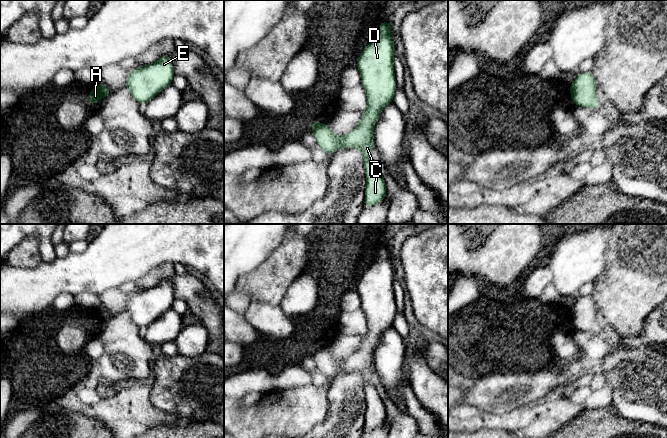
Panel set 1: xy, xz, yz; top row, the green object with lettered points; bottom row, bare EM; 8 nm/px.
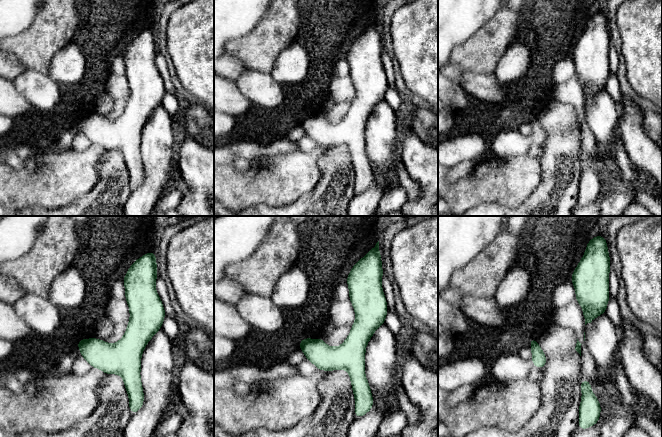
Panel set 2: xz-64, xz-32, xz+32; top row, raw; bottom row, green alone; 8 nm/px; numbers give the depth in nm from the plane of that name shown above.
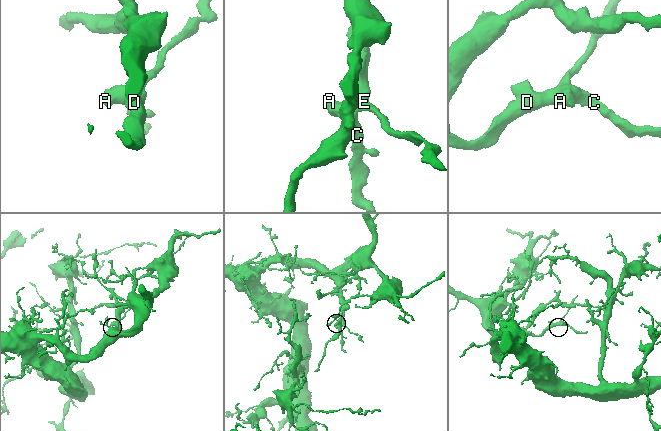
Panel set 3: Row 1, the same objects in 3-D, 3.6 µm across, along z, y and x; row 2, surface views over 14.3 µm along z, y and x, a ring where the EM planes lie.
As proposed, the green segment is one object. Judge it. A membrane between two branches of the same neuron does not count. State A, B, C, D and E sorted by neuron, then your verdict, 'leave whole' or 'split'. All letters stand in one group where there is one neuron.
A B C D E; leave whole

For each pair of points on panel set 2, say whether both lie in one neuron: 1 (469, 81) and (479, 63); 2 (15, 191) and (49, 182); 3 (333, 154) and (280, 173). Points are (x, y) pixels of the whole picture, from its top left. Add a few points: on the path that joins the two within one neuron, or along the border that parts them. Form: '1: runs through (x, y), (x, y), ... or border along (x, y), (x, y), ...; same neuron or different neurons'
1: border along (463, 72), (470, 71), (490, 74); different neurons
2: runs through (23, 188), (41, 182); same neuron
3: border along (324, 151), (318, 161), (320, 179), (317, 182); different neurons

